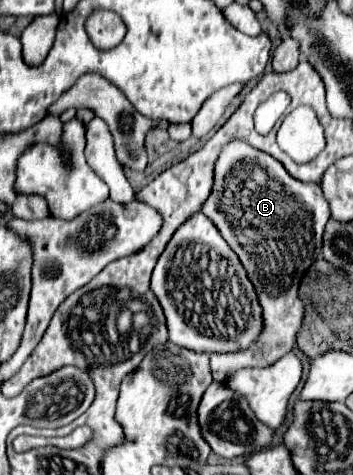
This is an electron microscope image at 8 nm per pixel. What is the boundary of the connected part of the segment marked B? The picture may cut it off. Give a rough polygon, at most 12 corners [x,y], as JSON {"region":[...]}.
{"region":[[232,141],[202,213],[240,257],[264,321],[212,377],[296,345],[298,285],[322,255],[318,183]]}

